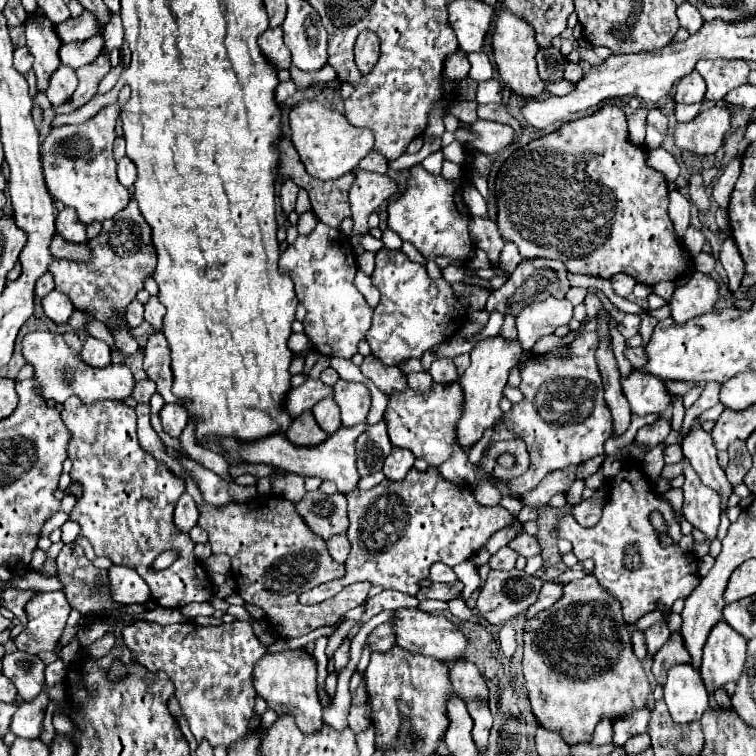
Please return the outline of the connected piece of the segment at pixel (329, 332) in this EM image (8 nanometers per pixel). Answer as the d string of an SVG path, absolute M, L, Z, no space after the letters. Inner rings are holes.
M319 222L309 236L299 236L295 244L281 254L279 268L289 272L295 284L295 294L307 310L303 326L305 334L309 334L309 338L315 342L315 350L341 358L351 358L357 354L359 342L365 338L367 328L371 328L373 310L353 286L357 262L349 250L345 234L339 228Z

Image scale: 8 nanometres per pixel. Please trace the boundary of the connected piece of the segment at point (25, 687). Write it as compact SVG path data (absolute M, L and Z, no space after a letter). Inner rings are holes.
M7 654L3 658L3 674L15 684L21 700L33 700L43 692L45 664L35 654Z

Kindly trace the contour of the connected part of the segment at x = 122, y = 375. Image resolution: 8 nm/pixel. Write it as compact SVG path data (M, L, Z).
M31 332L23 338L23 356L29 364L35 366L35 380L41 384L41 394L45 400L53 398L55 402L65 402L69 396L79 396L85 404L95 404L99 400L125 400L131 396L135 380L133 374L129 370L129 366L125 364L109 364L105 368L93 368L89 364L85 364L77 352L73 352L59 334L53 332Z

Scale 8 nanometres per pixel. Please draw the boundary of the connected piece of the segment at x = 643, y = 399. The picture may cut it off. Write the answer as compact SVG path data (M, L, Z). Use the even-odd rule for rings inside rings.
M633 370L629 378L621 380L621 386L625 398L631 404L631 412L637 416L661 416L671 406L671 394L667 390L667 384L653 374L639 374L637 370Z

